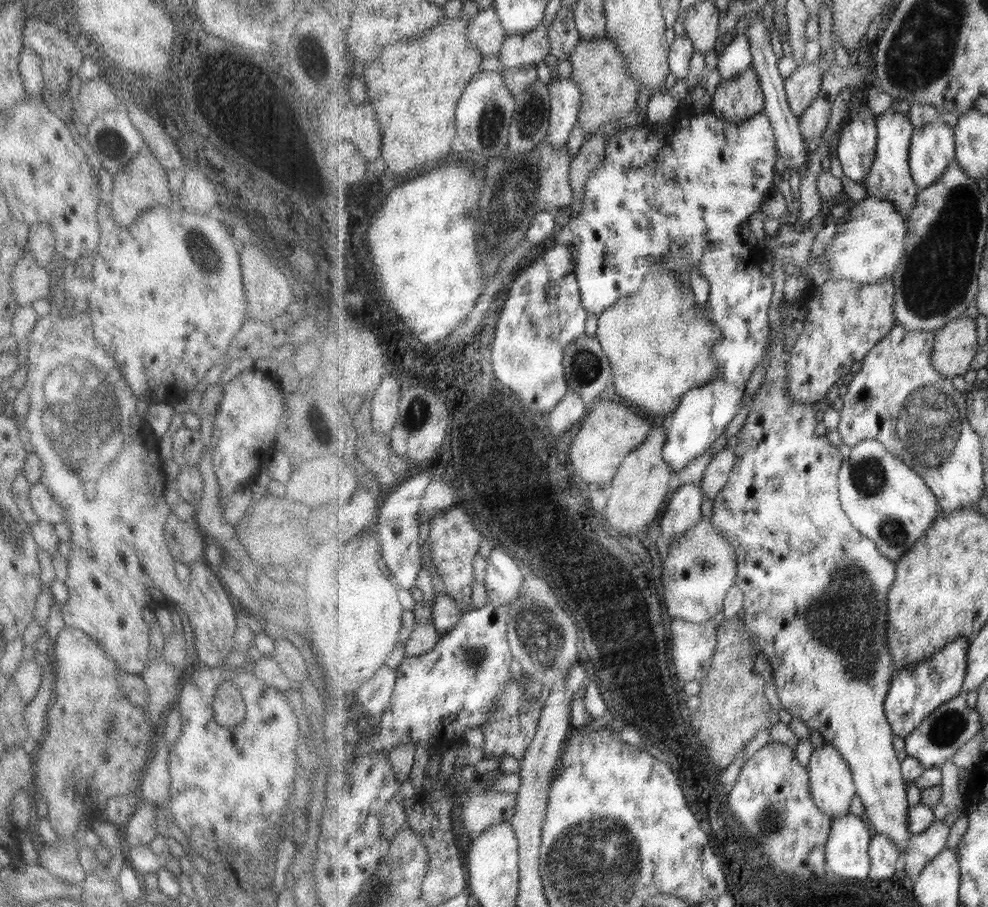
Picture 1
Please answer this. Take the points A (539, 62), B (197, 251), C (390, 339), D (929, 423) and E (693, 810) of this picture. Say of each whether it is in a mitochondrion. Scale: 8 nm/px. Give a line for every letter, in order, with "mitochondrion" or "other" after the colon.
A: other
B: mitochondrion
C: other
D: mitochondrion
E: other

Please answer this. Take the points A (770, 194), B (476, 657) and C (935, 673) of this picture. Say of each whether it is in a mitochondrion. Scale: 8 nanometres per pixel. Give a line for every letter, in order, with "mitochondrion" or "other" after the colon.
A: other
B: mitochondrion
C: mitochondrion

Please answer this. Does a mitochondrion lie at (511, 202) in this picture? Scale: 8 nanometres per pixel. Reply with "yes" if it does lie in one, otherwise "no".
yes

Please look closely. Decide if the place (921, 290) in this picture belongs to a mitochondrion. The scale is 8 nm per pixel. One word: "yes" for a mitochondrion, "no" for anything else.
yes

